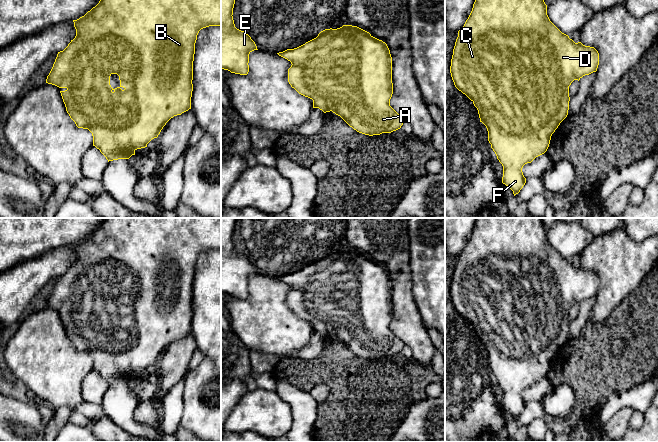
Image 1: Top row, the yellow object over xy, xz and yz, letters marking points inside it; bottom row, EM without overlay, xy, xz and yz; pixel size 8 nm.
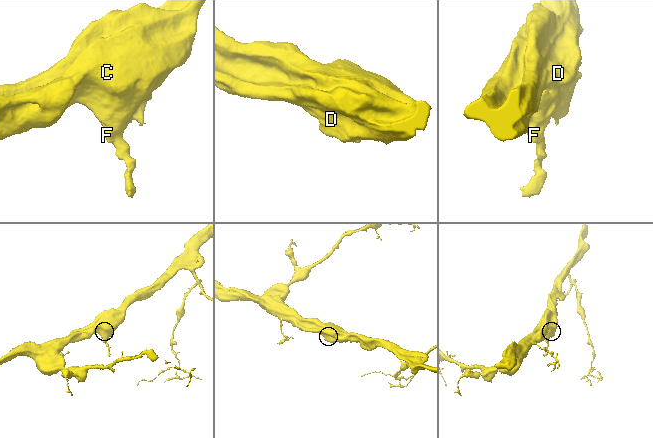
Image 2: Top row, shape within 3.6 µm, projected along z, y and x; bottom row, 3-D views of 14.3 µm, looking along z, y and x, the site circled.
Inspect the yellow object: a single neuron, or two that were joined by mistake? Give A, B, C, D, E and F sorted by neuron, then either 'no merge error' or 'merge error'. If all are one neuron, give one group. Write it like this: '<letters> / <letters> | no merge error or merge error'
A B C D E F | no merge error

